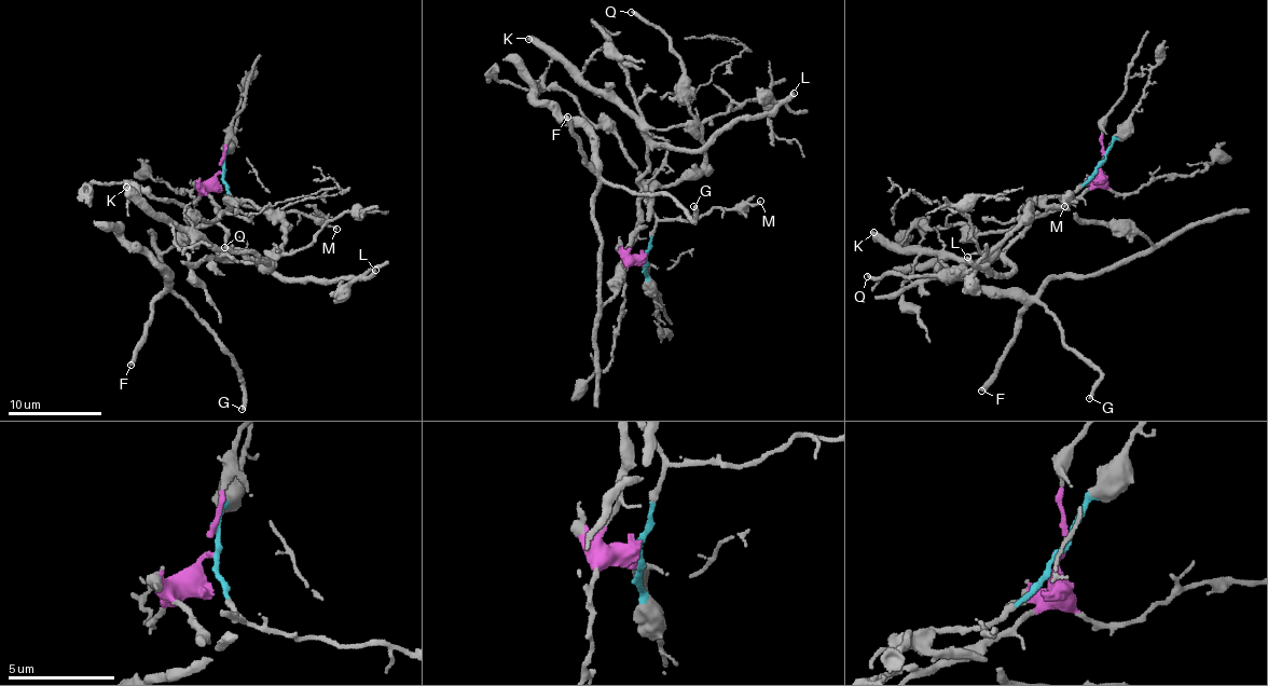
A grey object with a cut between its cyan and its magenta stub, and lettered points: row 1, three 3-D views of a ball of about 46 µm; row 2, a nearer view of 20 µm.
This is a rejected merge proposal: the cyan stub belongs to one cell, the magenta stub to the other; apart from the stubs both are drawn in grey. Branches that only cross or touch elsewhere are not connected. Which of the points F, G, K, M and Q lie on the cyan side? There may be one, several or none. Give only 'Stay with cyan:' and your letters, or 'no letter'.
Stay with cyan: F, G, M, Q

